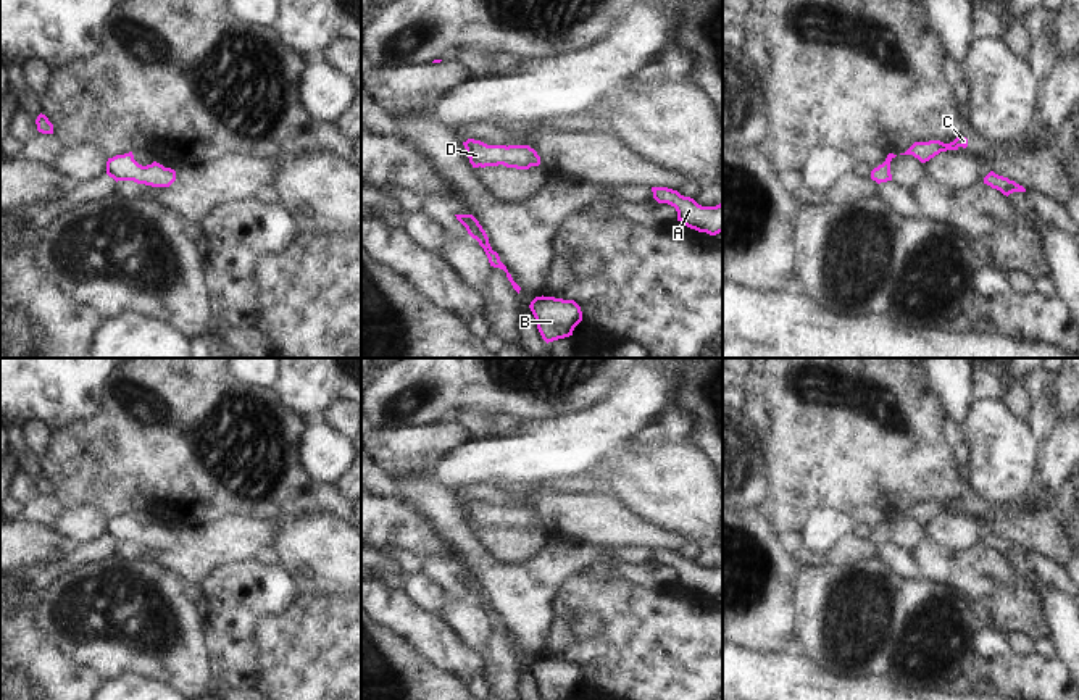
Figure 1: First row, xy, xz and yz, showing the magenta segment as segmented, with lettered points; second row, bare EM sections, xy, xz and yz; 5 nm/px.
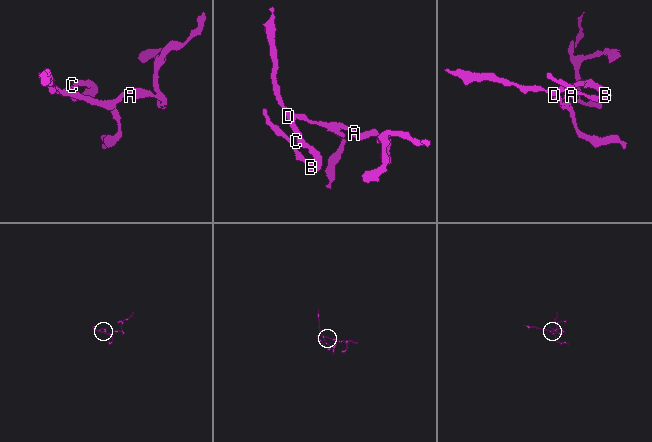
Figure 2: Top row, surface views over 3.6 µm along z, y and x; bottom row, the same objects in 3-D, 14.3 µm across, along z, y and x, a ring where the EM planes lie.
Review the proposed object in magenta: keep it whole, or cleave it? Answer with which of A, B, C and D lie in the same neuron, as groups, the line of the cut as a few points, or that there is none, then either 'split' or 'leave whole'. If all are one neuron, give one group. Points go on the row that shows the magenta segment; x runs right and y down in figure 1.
A B C D; no cut; leave whole

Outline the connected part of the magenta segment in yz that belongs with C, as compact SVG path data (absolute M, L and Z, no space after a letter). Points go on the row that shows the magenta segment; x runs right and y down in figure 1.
M956 137L950 144L944 144L940 140L914 142L905 153L900 153L900 155L913 155L921 163L926 163L931 158L934 158L935 155L939 155L940 152L958 150L960 147L963 147L963 148L968 147L966 137Z

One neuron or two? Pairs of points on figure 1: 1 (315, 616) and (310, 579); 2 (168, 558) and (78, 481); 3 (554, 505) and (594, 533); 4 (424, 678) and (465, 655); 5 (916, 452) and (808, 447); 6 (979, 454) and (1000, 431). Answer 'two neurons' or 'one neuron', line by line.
1: two neurons
2: two neurons
3: one neuron
4: two neurons
5: one neuron
6: one neuron

